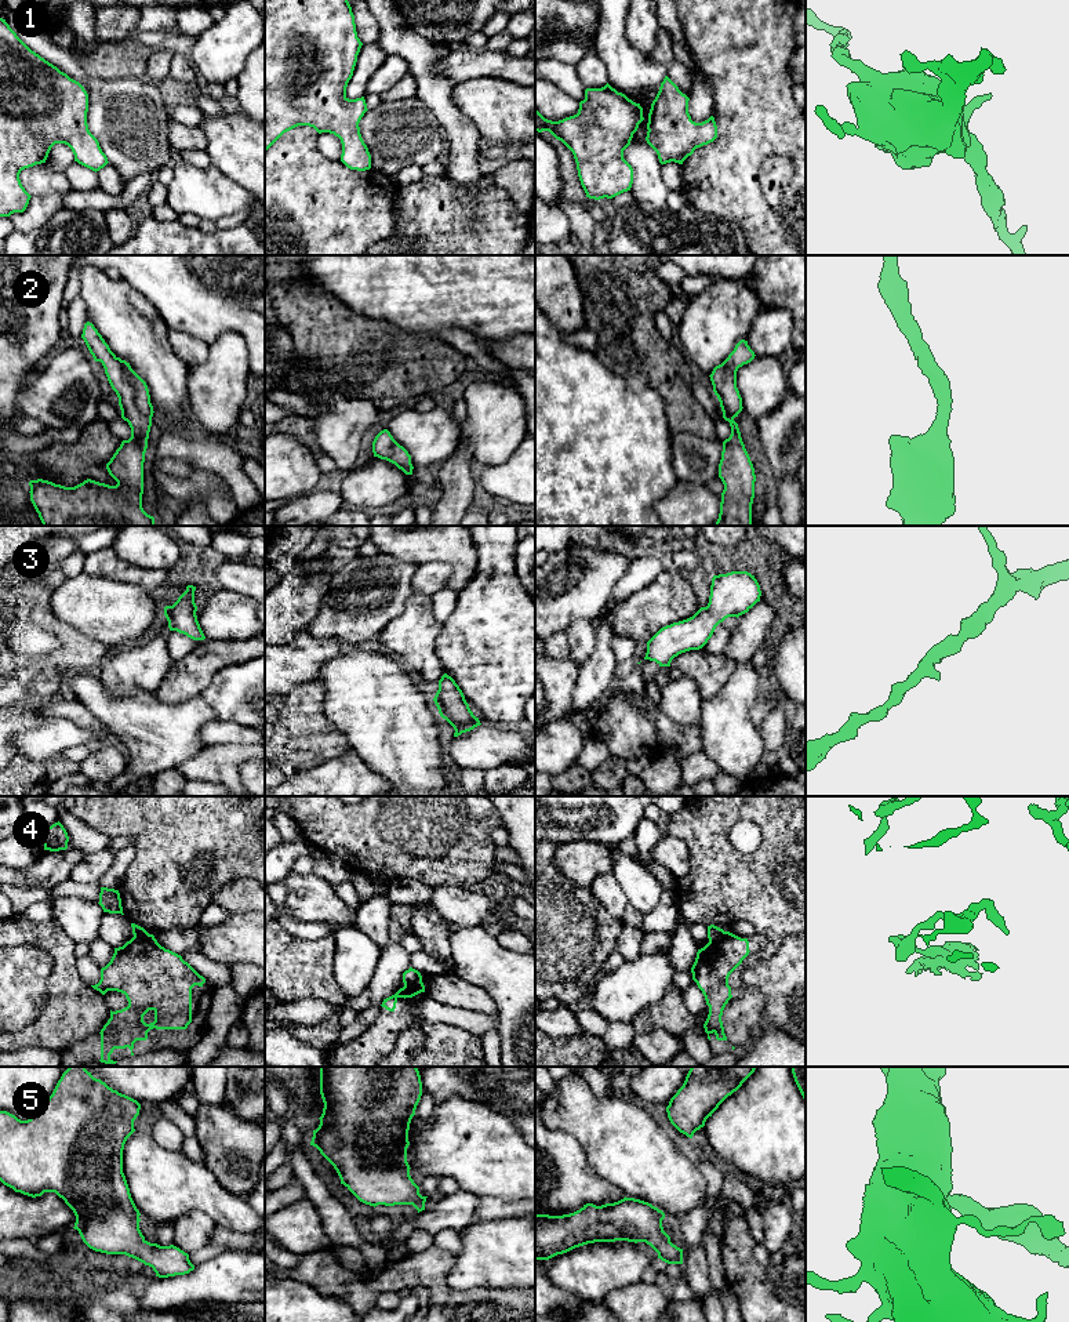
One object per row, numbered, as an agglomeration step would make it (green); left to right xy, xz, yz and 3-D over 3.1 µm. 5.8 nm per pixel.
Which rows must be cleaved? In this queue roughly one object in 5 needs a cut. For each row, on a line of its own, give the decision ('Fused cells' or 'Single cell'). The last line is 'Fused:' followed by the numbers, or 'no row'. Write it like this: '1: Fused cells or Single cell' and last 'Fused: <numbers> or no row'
1: Single cell
2: Single cell
3: Single cell
4: Fused cells
5: Single cell
Fused: 4

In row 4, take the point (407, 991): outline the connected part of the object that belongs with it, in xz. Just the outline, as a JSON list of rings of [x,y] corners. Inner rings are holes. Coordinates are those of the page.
[[[417,983],[417,984],[412,984],[412,985],[406,985],[403,988],[400,988],[394,995],[383,999],[382,1002],[382,1007],[385,1007],[386,1010],[389,1012],[394,1012],[396,1009],[396,1003],[397,1003],[397,999],[399,998],[412,998],[421,992],[425,992],[425,985],[423,983]]]

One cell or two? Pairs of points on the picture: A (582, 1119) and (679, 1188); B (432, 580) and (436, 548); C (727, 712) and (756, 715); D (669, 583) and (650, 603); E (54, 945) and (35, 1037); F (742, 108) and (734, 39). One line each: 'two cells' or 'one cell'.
A: one cell
B: two cells
C: two cells
D: one cell
E: one cell
F: one cell

